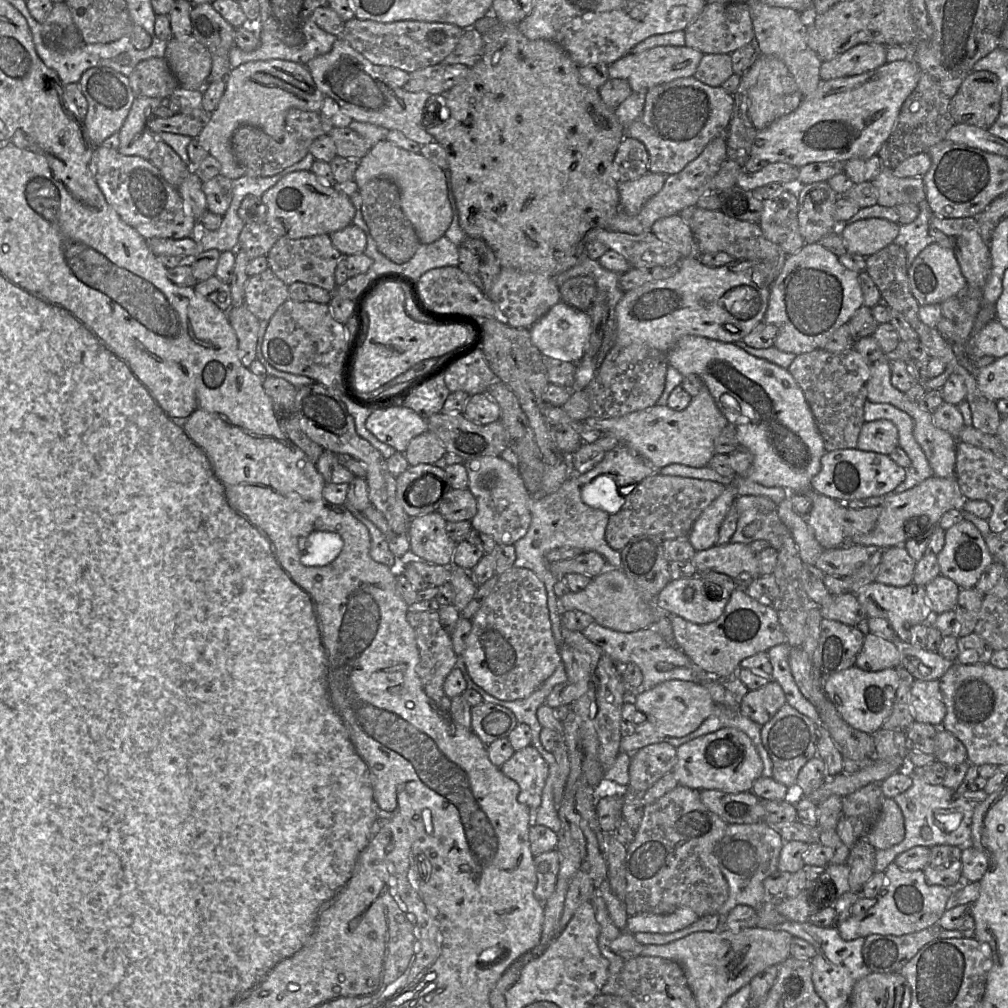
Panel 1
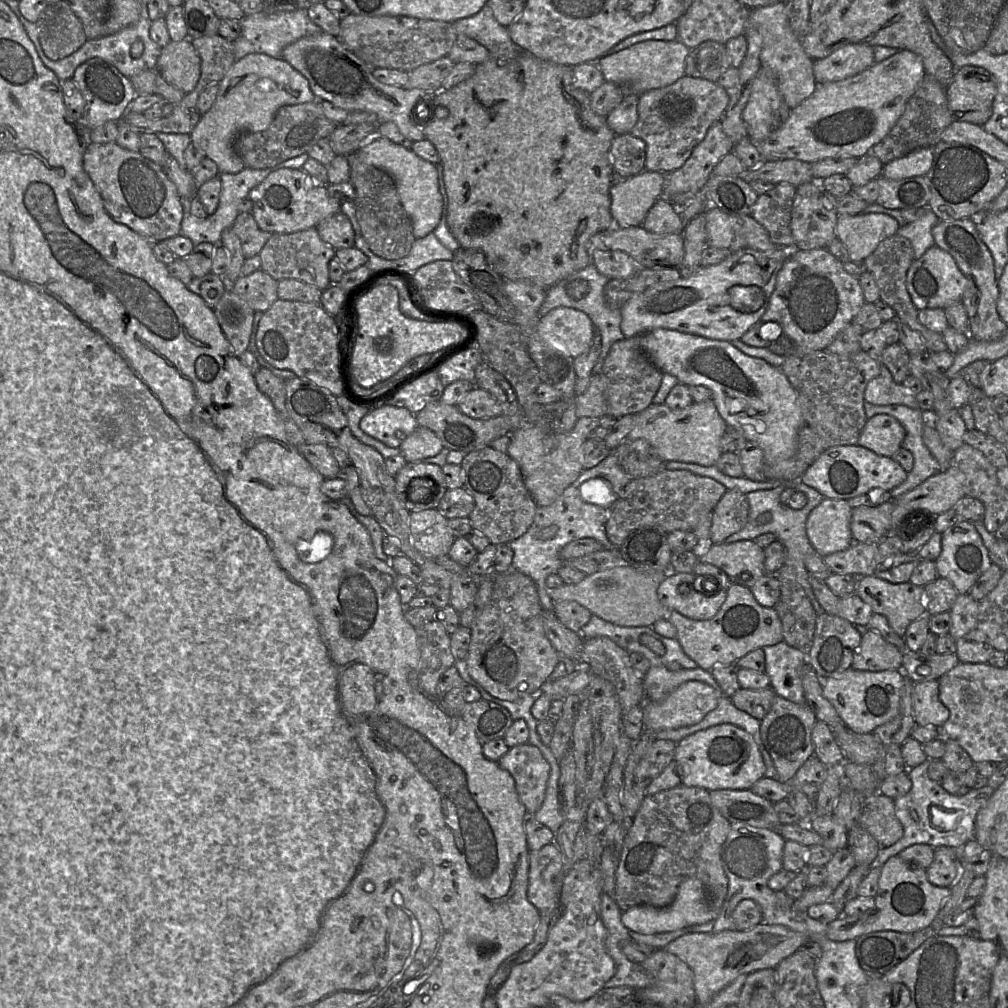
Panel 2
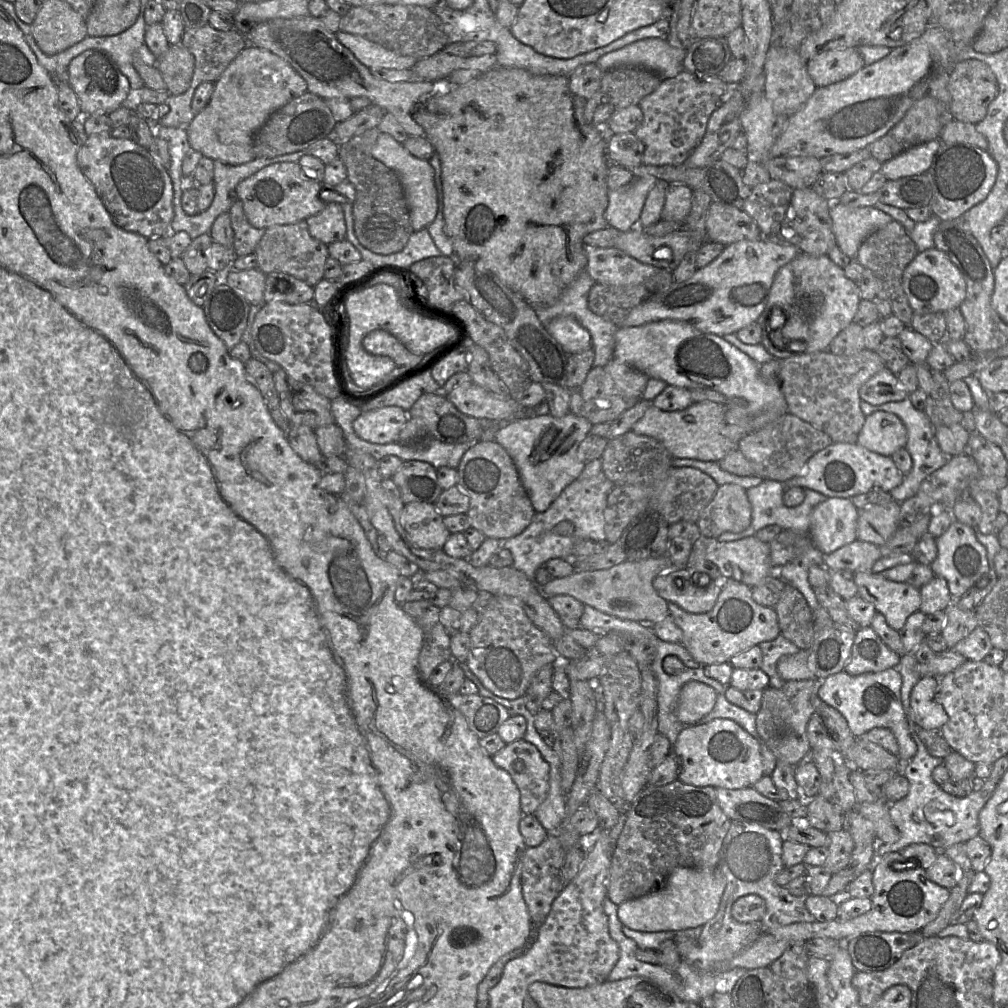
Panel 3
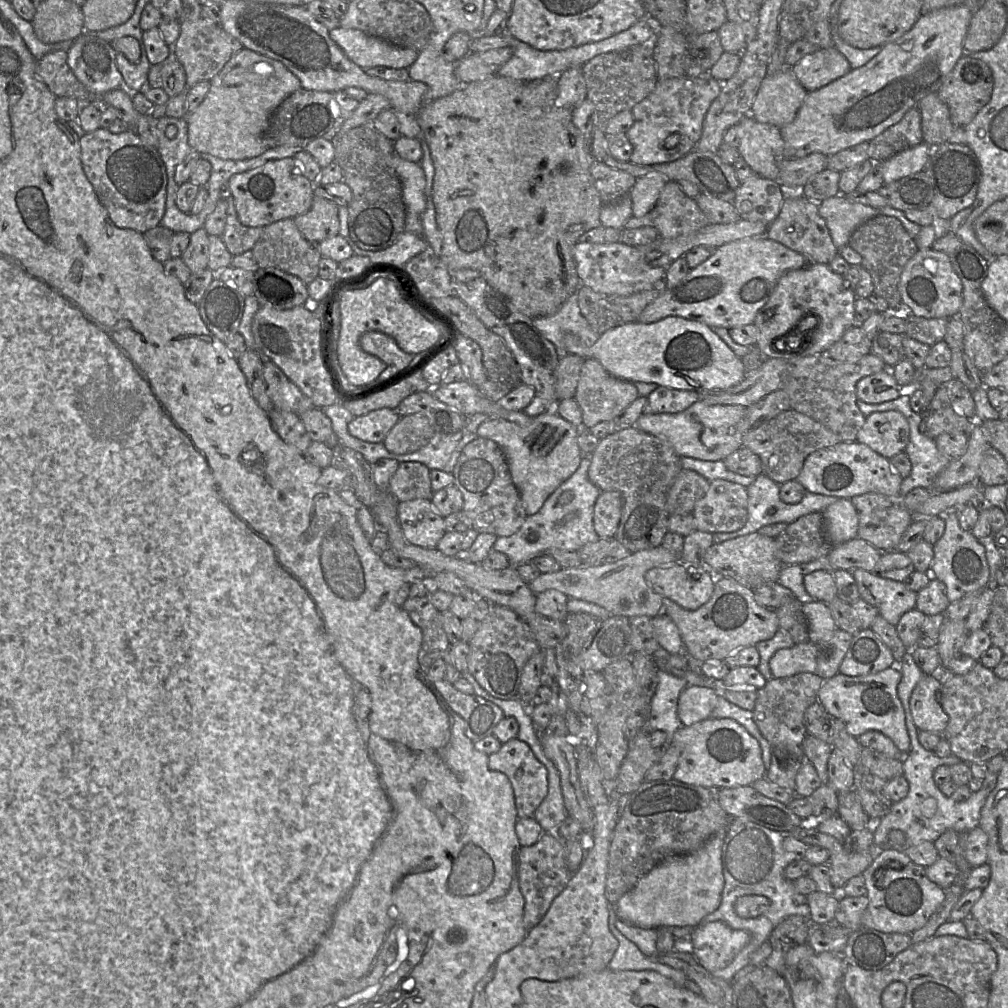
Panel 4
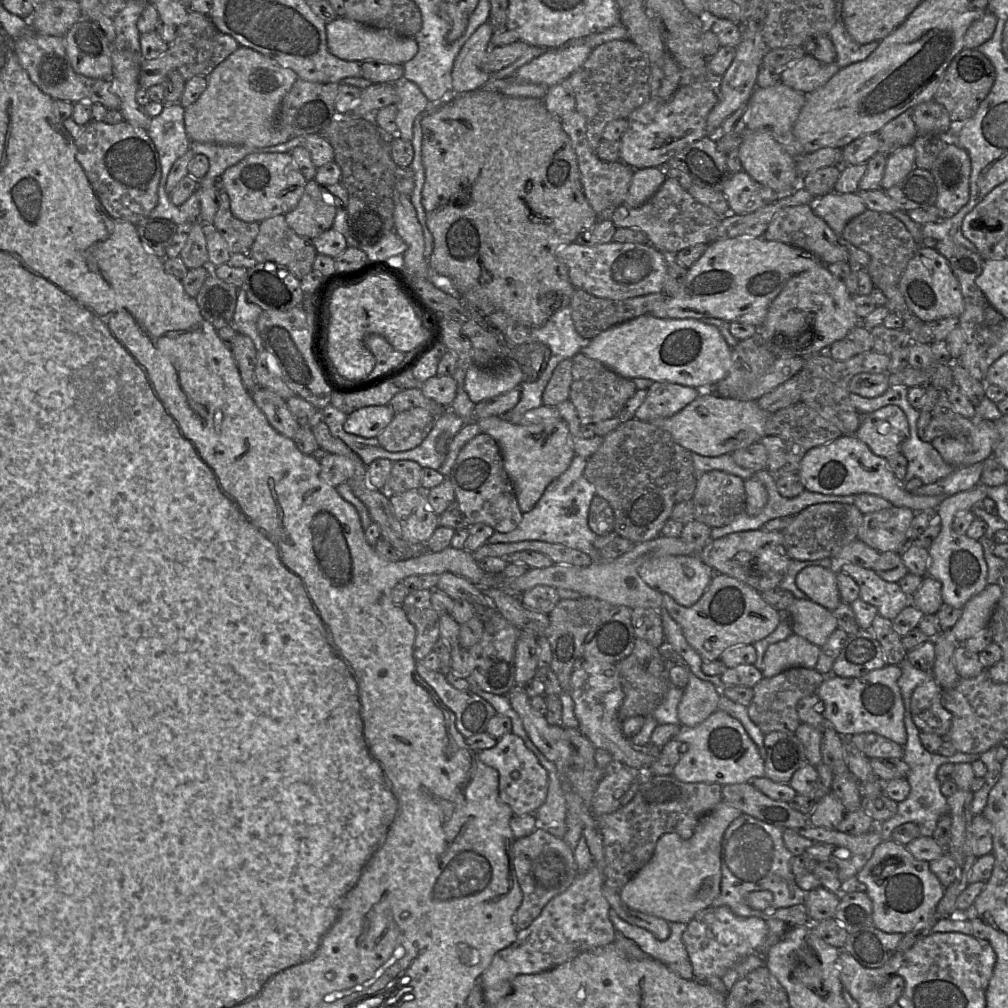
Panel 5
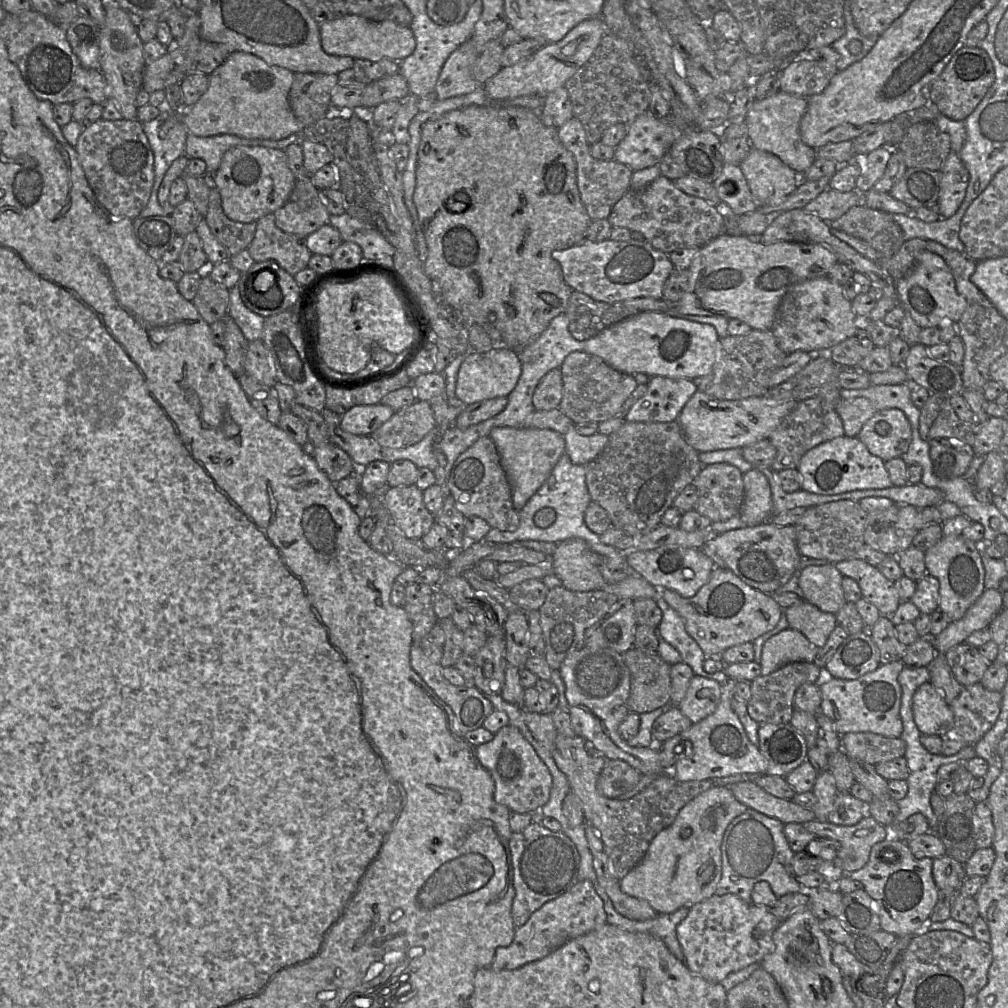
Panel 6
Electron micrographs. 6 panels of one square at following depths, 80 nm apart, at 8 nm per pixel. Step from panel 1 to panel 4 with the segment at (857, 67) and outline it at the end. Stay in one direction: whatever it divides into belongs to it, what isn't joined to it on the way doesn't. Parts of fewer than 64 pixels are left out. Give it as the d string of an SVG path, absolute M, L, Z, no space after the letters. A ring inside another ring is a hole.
M834 46L806 55L791 70L807 92L820 89L849 73L852 68Z

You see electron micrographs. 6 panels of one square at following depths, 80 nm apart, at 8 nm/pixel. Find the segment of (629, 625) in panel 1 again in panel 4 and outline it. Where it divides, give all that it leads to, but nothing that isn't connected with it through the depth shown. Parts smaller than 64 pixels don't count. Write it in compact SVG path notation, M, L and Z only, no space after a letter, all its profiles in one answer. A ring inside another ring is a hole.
M661 545L653 549L631 553L624 559L601 566L561 568L557 572L541 573L528 584L535 594L555 589L569 598L601 606L611 615L628 618L636 616L655 618L663 612L663 597L651 588L645 579L645 573L652 568L677 563L679 558L680 556L672 554Z

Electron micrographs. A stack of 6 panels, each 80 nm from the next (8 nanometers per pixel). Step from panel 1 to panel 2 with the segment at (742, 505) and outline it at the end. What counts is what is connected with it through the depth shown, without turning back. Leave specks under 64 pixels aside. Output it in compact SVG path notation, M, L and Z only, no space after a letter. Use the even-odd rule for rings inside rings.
M801 480L780 481L781 486L769 490L758 490L746 494L749 503L749 514L746 525L738 532L727 537L723 543L733 543L741 540L752 540L761 534L772 533L776 536L786 551L785 564L790 565L794 569L794 575L797 582L802 586L805 593L809 597L812 606L819 615L825 613L818 603L809 581L810 573L805 567L805 558L812 552L816 552L810 543L806 531L806 521L810 512L820 504L825 498L820 492L814 488L804 484ZM786 488L792 488L801 491L807 496L807 504L801 509L792 509L787 504L780 501L780 495Z

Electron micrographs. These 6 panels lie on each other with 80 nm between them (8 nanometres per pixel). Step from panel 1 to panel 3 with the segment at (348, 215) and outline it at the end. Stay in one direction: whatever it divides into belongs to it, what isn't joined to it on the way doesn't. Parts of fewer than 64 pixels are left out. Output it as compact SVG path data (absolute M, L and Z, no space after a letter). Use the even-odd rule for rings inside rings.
M282 162L262 168L241 181L235 199L242 202L244 214L256 229L296 224L320 213L326 203L320 198L322 183L306 176L298 163Z

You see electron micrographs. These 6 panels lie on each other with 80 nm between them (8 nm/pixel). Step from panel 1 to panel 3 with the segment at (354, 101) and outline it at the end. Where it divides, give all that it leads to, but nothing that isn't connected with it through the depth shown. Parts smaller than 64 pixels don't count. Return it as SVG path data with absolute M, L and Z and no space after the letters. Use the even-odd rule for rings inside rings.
M312 15L296 18L275 18L253 24L244 34L248 46L266 49L285 61L307 83L308 92L323 99L366 97L386 112L392 113L410 136L425 136L424 128L412 118L412 110L428 95L434 94L438 84L411 80L389 82L378 79L354 54Z

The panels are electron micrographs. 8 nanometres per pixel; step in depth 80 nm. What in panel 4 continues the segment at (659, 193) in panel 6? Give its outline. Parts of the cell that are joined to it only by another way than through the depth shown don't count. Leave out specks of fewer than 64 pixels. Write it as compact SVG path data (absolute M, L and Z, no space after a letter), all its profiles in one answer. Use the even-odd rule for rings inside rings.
M668 181L653 209L641 217L632 216L624 228L651 226L657 229L659 237L672 239L694 233L708 224L696 200L687 196L677 181Z

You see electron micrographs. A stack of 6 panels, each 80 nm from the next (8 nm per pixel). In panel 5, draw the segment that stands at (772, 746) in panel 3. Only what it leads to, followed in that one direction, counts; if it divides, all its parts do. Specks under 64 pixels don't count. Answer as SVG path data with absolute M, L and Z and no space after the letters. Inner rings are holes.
M796 667L785 670L772 677L763 677L753 689L753 698L748 708L750 719L764 733L784 731L794 733L801 721L797 712L797 704L805 696L815 694L826 675L815 668Z

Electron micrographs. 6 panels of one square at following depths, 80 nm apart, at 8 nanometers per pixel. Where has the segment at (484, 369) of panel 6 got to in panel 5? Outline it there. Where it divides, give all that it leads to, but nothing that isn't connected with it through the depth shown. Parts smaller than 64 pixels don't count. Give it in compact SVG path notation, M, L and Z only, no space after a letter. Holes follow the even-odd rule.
M473 364L466 370L464 389L474 404L520 388L524 373L520 365L502 372L488 372Z

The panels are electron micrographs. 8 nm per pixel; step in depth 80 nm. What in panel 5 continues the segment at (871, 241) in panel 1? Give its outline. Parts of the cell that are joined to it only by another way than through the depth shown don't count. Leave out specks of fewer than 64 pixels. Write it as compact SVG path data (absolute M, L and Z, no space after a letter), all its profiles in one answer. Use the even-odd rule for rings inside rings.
M832 191L822 197L815 197L809 205L837 236L842 235L846 224L851 219L867 210L857 192L837 193Z

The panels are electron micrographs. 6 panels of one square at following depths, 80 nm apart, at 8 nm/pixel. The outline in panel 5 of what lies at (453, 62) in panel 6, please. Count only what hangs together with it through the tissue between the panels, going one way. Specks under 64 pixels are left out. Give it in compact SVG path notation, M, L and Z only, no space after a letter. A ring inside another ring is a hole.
M486 22L464 43L456 56L452 69L452 91L466 93L482 88L491 75L481 68L482 61L491 48L495 30Z

